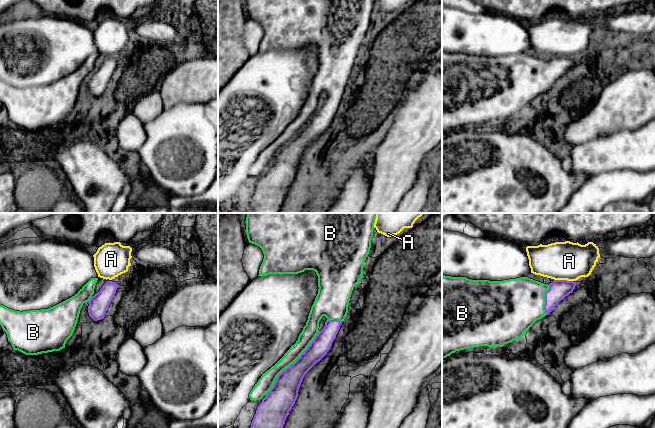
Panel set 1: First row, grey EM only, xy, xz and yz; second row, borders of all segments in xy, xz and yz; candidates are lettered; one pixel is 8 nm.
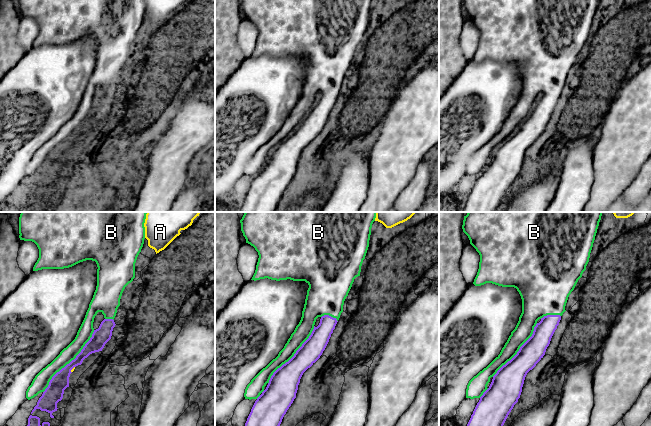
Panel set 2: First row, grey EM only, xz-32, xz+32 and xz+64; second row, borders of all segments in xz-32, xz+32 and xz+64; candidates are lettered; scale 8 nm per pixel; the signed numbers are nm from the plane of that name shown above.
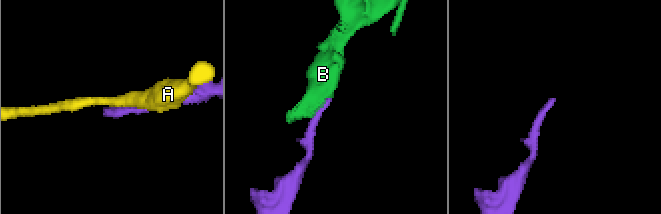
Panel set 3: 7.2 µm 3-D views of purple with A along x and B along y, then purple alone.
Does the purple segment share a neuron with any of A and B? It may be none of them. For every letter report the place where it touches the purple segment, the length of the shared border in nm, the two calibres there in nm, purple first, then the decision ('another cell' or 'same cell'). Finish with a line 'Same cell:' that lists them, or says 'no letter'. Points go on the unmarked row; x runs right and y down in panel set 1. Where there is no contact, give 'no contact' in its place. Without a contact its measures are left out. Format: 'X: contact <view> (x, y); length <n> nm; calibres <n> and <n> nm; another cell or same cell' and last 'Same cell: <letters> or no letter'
A: contact yz (563, 56); length 150 nm; calibres 160 and 300 nm; another cell
B: contact xz (291, 140); length 650 nm; calibres 220 and 120 nm; same cell
Same cell: B

